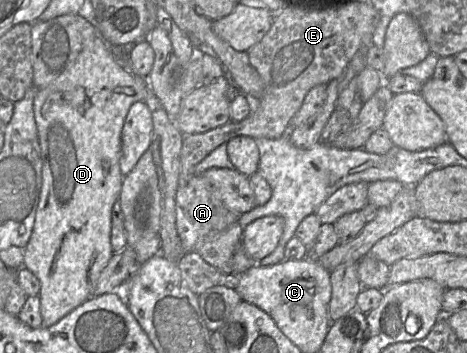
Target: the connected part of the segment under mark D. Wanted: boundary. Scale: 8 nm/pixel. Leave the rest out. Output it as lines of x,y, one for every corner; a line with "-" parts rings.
97,37
92,43
88,44
78,54
71,66
58,78
46,87
36,91
33,109
42,159
42,186
33,231
27,246
24,248
23,267
29,269
40,281
41,288
38,296
40,298
40,312
43,320
42,327
44,328
54,325
72,310
94,296
94,289
100,274
114,254
111,246
112,209
115,202
119,199
124,177
119,163
122,128
130,106
137,101
144,101
146,97
147,84
145,80
134,75
124,63
120,62
117,59
117,55
112,53
112,47
102,37

